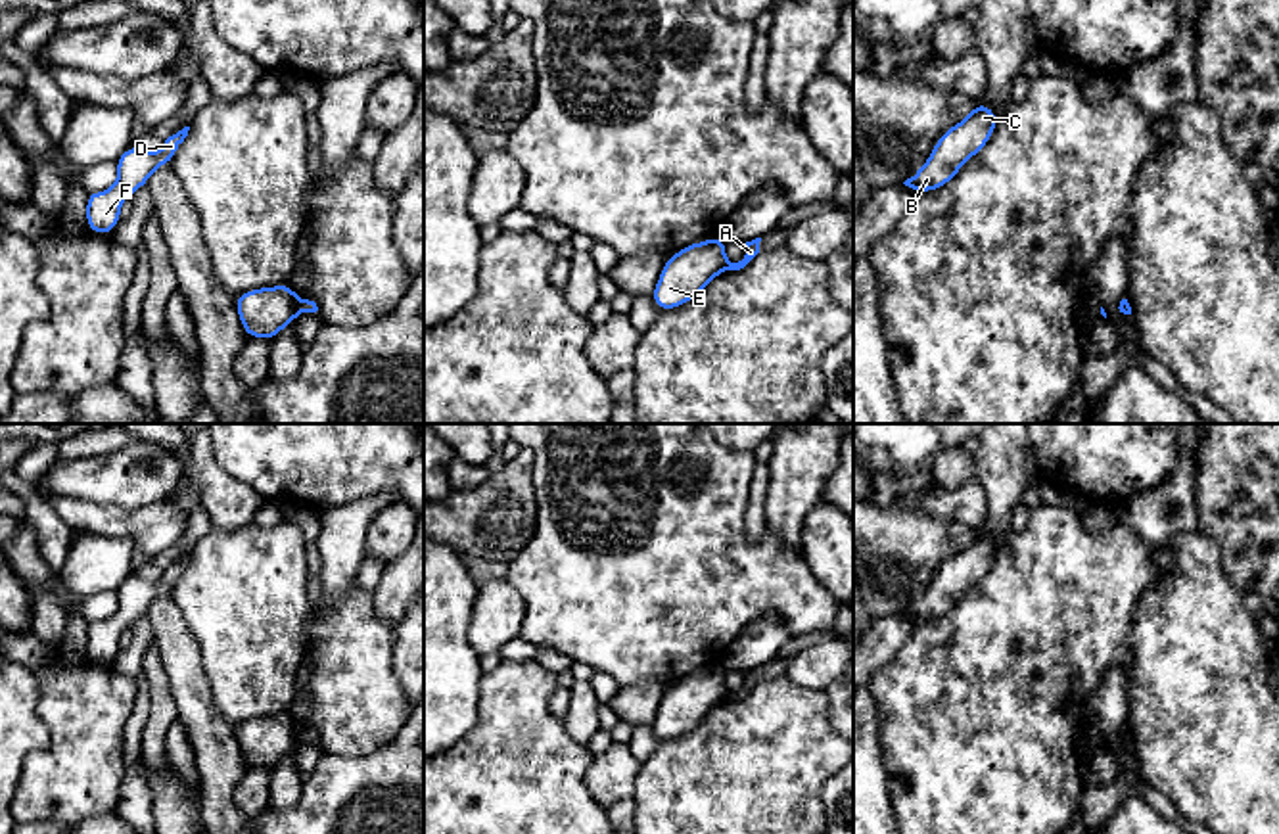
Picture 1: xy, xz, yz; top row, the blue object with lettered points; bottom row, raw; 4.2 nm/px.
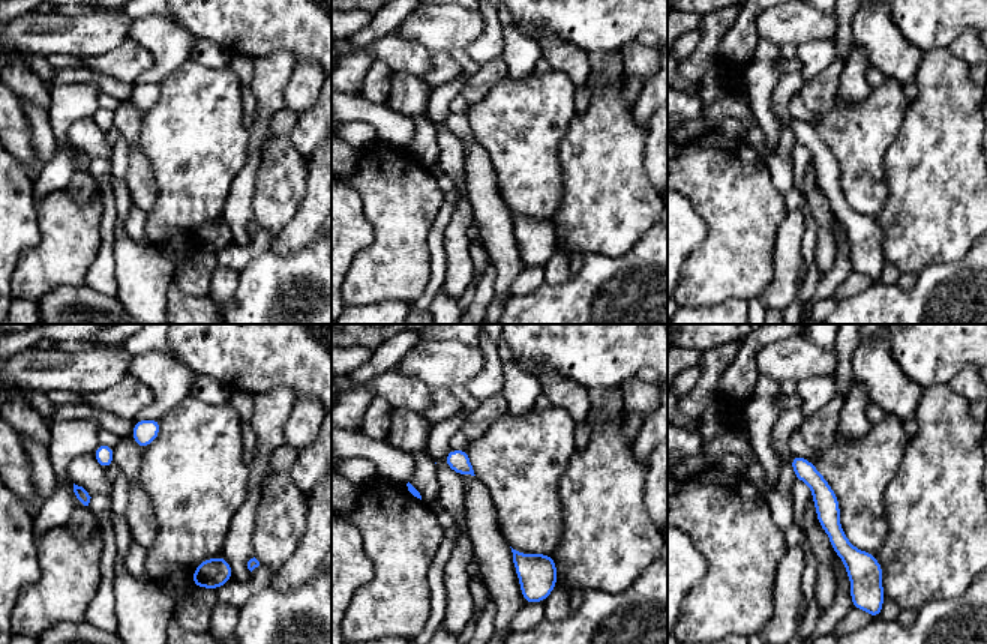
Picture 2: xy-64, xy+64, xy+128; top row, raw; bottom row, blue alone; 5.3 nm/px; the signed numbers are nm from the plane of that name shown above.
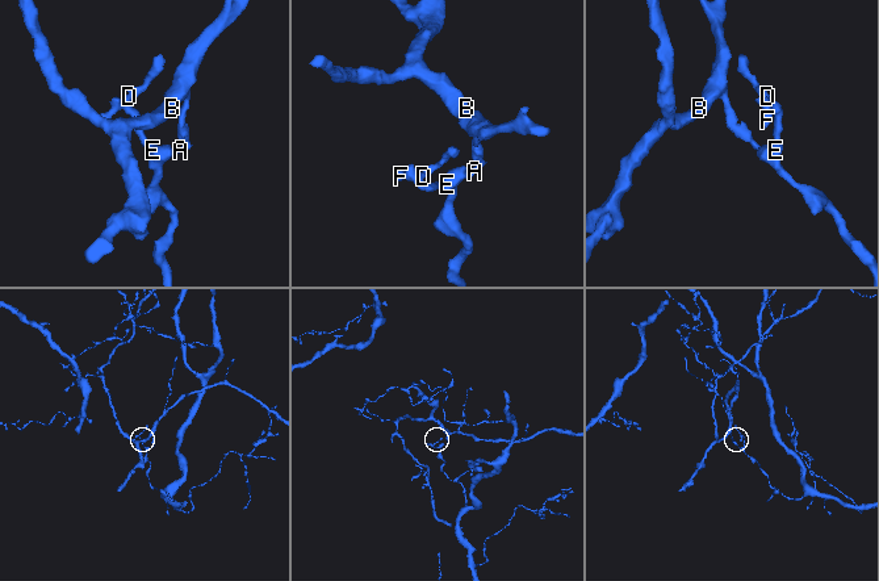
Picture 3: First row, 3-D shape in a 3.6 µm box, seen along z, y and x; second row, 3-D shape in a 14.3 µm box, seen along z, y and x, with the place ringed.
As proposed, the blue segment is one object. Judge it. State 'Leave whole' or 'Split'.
Split

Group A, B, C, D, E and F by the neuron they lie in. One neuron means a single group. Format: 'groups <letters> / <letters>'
groups A B C / D E F

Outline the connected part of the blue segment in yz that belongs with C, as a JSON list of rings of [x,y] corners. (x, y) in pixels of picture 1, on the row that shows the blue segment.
[[[982,100],[955,127],[947,128],[936,142],[922,169],[903,184],[928,194],[951,182],[951,178],[989,142],[997,115]]]

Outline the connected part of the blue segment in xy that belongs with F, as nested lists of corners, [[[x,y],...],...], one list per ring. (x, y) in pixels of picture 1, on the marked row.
[[[190,127],[169,136],[163,148],[148,153],[138,146],[130,146],[115,161],[119,176],[105,192],[88,192],[86,196],[86,226],[92,234],[111,234],[121,220],[121,203],[146,186],[157,167],[173,163],[176,150],[188,136]]]

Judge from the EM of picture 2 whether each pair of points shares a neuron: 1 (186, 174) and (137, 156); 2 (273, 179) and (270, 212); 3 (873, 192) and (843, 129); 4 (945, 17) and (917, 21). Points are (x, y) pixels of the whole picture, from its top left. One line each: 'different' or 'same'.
1: different
2: same
3: same
4: same

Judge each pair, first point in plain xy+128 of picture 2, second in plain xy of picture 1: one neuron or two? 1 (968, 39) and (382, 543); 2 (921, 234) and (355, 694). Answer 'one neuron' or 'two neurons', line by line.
1: one neuron
2: one neuron

